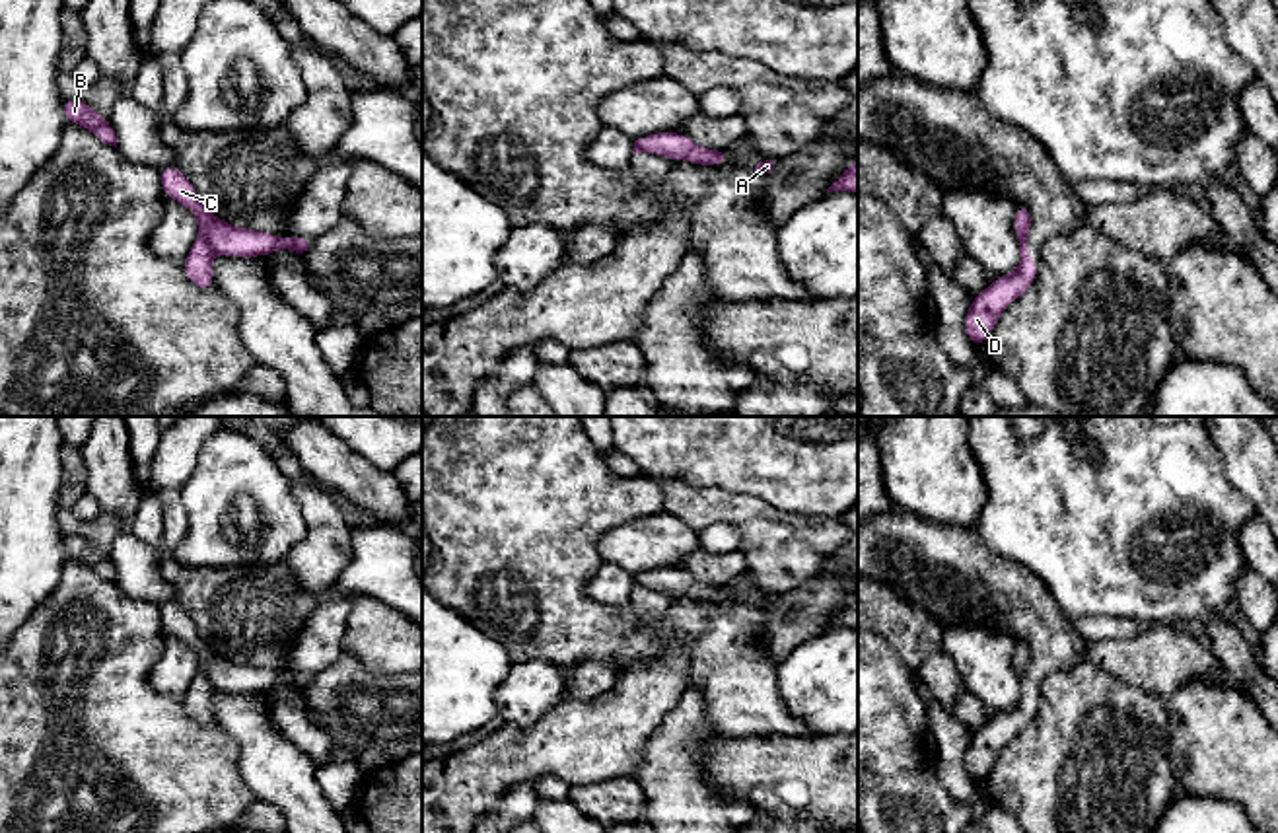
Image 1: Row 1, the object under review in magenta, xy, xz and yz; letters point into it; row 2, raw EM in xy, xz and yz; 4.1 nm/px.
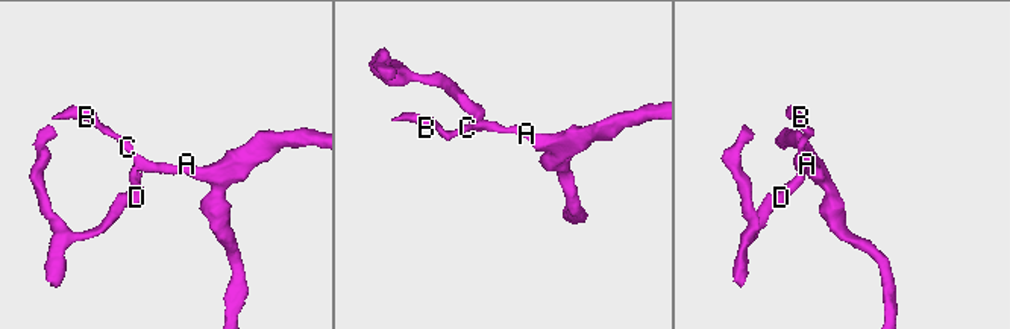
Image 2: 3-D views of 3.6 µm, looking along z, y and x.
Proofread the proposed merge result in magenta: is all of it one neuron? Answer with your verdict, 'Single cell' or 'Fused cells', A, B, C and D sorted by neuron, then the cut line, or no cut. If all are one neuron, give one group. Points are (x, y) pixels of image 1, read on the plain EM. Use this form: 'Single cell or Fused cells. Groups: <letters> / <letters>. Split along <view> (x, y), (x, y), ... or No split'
Fused cells. Groups: A B C / D. Split along xy (199, 666), (216, 688)

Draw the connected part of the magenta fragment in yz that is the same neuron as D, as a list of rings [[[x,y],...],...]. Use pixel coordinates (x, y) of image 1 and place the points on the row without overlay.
[[[1031,664],[1027,666],[1025,675],[1019,677],[1019,689],[1021,689],[1019,703],[1012,710],[996,712],[996,716],[986,726],[982,726],[978,732],[973,734],[973,740],[965,751],[965,769],[973,780],[988,779],[990,767],[994,765],[1000,749],[1035,718],[1039,706],[1039,693],[1035,695],[1027,687],[1029,671]]]

